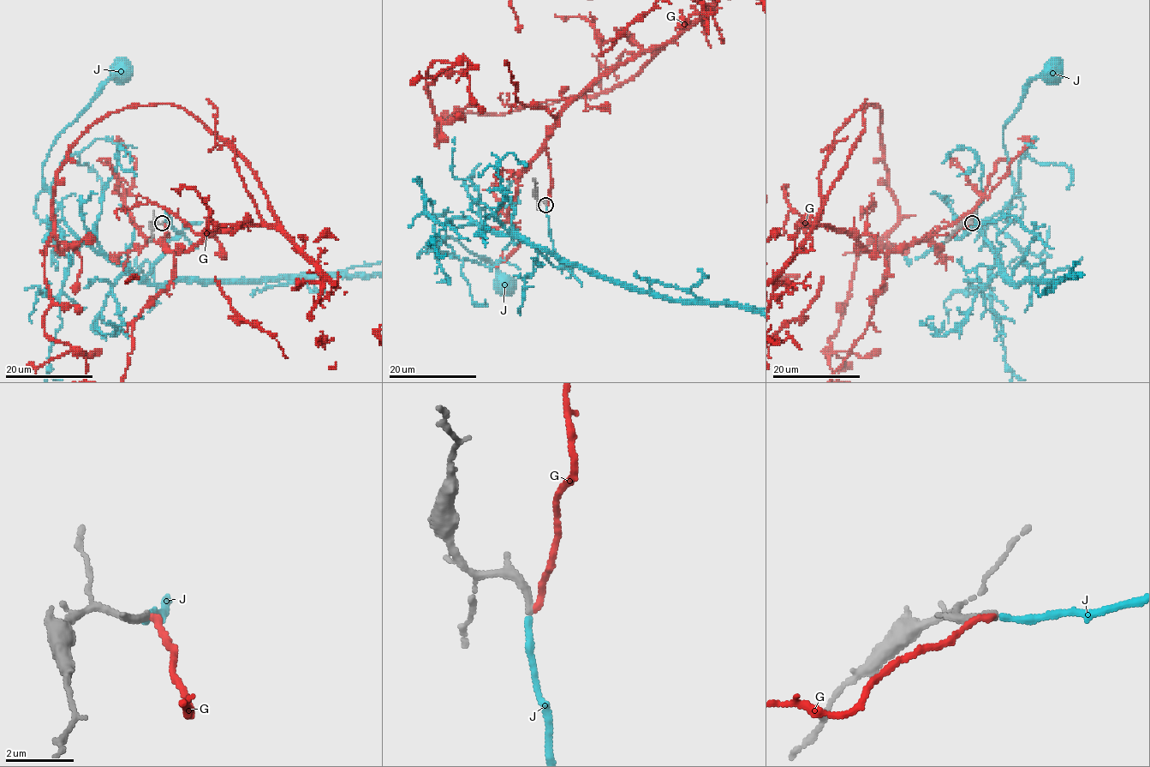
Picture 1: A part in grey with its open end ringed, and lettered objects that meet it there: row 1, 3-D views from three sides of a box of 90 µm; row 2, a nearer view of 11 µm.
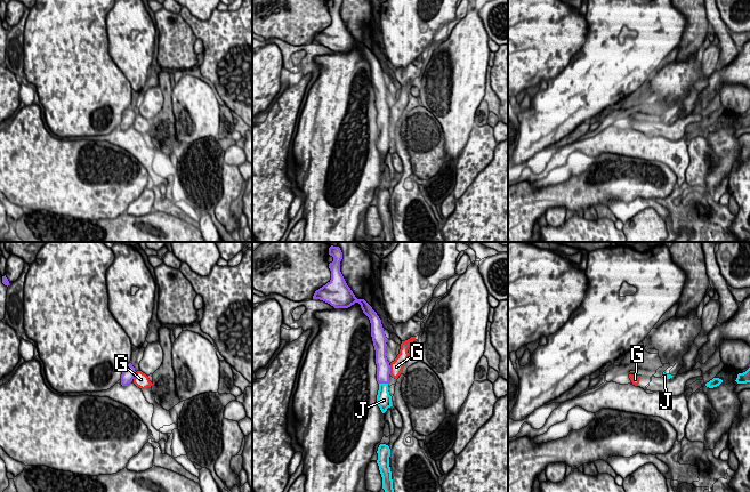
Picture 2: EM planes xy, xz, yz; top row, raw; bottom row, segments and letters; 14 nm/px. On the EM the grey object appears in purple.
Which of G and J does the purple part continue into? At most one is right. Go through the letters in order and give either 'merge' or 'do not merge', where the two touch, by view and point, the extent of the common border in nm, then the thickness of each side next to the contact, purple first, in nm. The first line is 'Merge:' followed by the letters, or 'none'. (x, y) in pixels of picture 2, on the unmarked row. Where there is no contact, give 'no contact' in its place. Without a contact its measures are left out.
Merge: J
G: do not merge; contact xz (389, 114); length 130 nm; calibres 190 and 190 nm
J: merge; contact xz (384, 127); length 130 nm; calibres 190 and 220 nm

